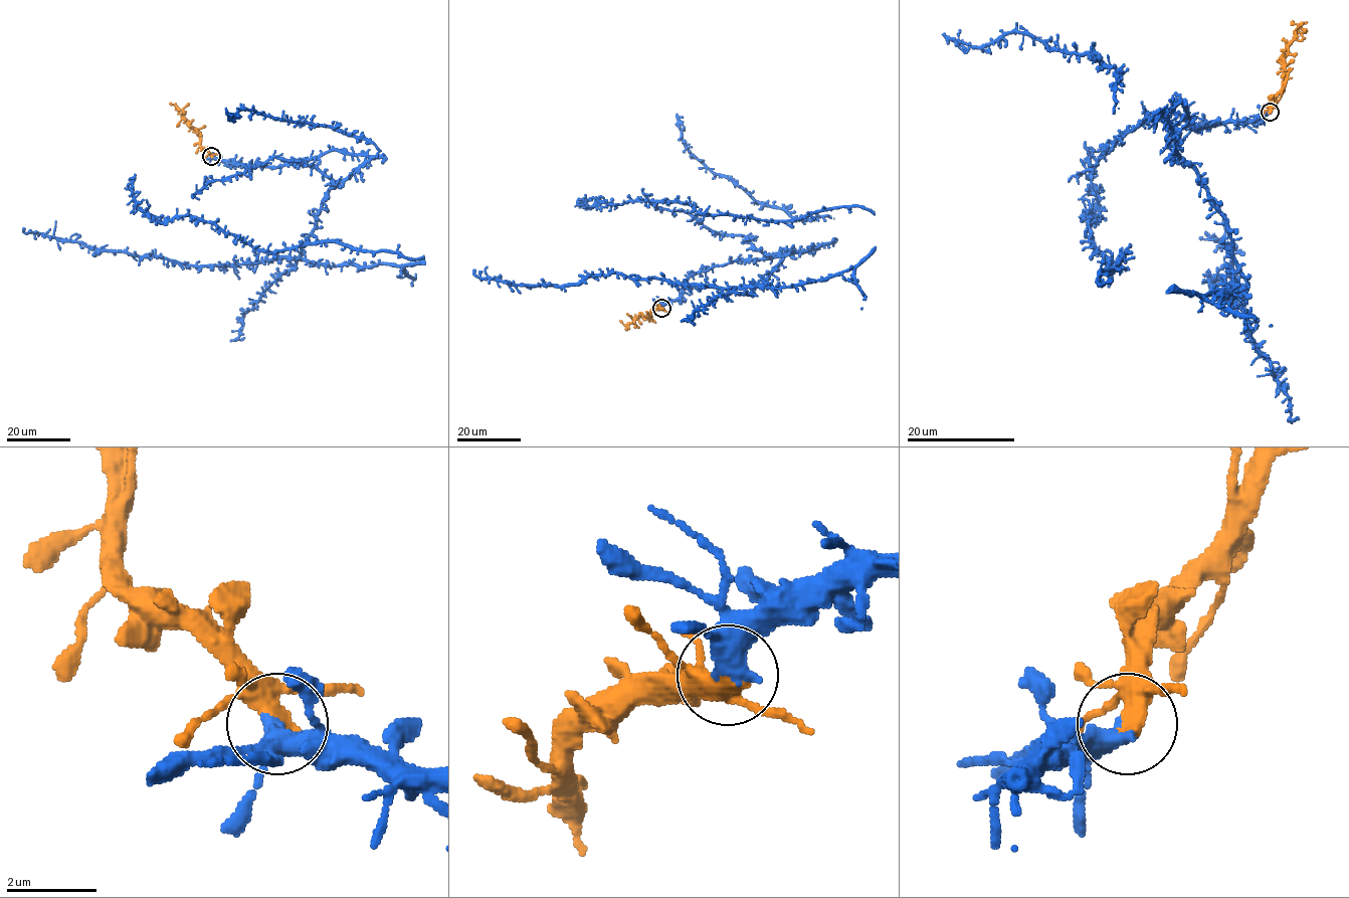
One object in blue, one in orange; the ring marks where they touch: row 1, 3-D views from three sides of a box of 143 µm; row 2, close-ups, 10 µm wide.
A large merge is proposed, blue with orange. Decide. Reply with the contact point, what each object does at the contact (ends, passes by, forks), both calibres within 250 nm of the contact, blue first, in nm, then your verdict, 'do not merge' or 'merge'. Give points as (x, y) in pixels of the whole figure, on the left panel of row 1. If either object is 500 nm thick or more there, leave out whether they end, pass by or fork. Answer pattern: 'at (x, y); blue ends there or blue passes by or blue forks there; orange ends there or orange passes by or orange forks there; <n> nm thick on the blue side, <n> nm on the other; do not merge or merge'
at (211, 156); blue passes by; orange forks there; 400 nm thick on the blue side, 320 nm on the other; merge

